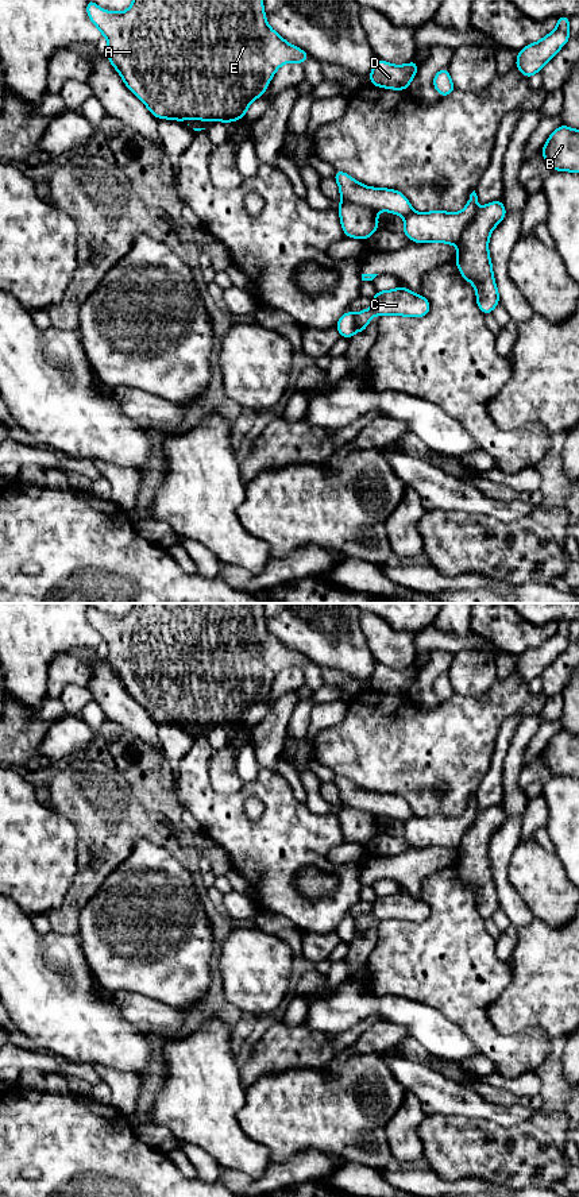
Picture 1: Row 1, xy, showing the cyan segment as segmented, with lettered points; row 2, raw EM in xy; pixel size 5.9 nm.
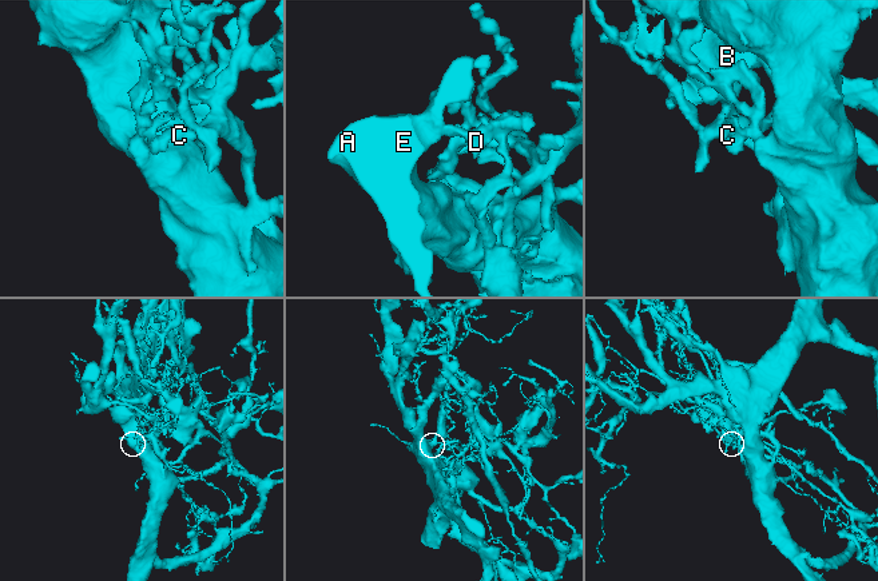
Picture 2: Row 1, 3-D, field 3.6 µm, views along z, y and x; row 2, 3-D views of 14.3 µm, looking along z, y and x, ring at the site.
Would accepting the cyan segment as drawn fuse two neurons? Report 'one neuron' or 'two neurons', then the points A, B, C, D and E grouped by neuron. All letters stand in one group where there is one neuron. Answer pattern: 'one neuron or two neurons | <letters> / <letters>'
two neurons | A C D E / B

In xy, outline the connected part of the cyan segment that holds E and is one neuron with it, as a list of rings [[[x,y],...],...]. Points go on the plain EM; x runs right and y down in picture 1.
[[[88,603],[88,622],[108,645],[107,663],[157,723],[200,723],[232,727],[243,723],[250,708],[267,695],[275,676],[287,667],[310,661],[287,648],[267,628],[262,603],[134,603],[124,617],[100,613]]]

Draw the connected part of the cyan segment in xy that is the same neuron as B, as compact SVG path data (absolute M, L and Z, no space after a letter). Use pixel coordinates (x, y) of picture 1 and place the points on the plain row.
M561 729L549 740L541 757L552 776L579 779L579 734Z

